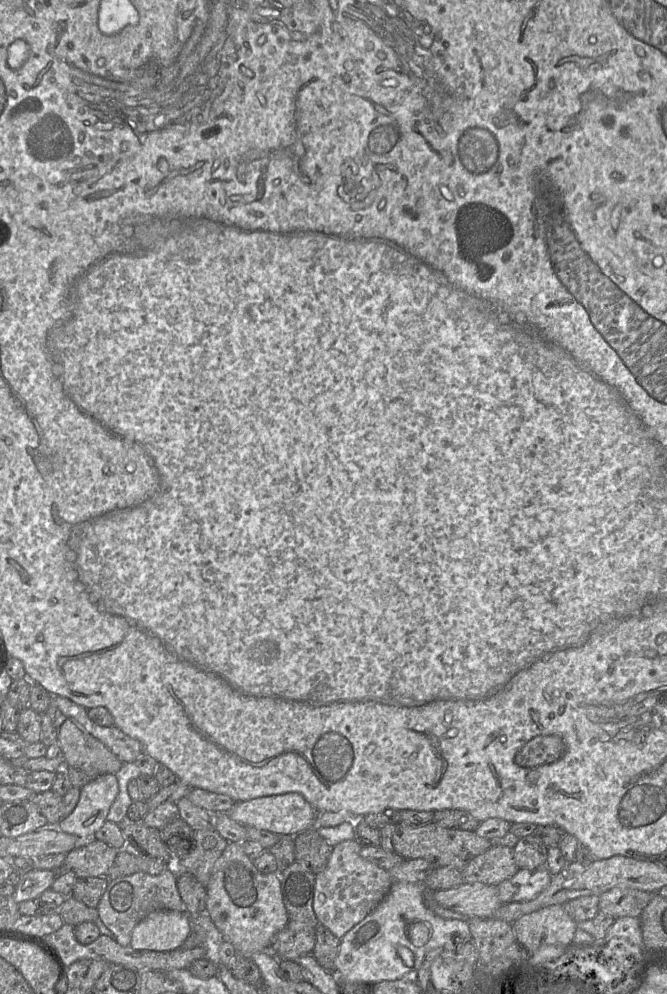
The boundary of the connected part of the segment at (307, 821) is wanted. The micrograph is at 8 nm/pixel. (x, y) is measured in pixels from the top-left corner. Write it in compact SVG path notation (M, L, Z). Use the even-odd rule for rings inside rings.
M290 792L271 796L263 796L252 800L236 802L227 814L244 825L268 830L280 836L295 836L315 826L317 816L315 808L299 793Z

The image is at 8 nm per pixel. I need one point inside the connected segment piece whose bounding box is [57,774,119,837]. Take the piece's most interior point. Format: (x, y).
(96, 797)

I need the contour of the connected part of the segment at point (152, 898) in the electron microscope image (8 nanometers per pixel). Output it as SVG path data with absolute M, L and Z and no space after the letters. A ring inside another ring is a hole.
M175 863L159 875L137 872L129 876L109 879L97 911L104 925L112 932L121 946L129 946L134 927L150 913L157 910L186 912L186 906L177 888L178 870Z

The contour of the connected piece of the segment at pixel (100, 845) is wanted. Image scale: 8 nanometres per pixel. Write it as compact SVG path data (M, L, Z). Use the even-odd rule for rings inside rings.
M95 839L86 846L68 852L65 864L78 877L107 877L118 851L107 843Z

